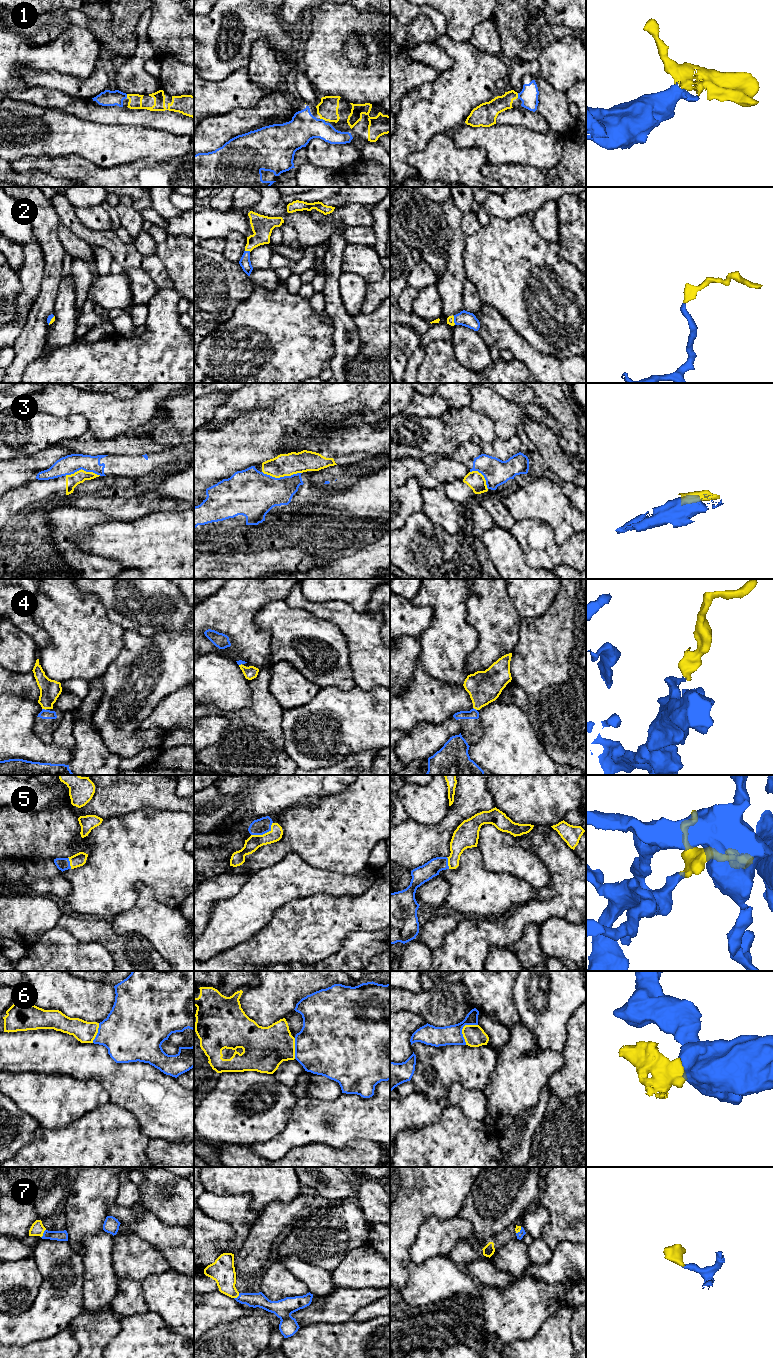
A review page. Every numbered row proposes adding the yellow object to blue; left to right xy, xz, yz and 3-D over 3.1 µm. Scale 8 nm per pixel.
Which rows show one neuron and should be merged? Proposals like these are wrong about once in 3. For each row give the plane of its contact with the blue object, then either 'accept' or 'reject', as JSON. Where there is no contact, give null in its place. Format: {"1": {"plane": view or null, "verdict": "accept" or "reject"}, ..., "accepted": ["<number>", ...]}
{"1": {"plane": "xz", "verdict": "accept"}, "2": {"plane": "yz", "verdict": "accept"}, "3": {"plane": "xz", "verdict": "reject"}, "4": {"plane": "xy", "verdict": "accept"}, "5": {"plane": "xz", "verdict": "accept"}, "6": {"plane": "yz", "verdict": "reject"}, "7": {"plane": "xy", "verdict": "accept"}, "accepted": ["1", "2", "4", "5", "7"]}

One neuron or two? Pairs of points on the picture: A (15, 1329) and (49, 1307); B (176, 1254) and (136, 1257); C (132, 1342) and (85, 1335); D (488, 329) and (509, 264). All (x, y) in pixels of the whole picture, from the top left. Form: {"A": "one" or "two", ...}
{"A": "one", "B": "two", "C": "two", "D": "two"}

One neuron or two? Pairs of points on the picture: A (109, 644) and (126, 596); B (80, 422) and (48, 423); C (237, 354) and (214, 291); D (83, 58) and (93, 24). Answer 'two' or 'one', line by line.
A: two
B: one
C: two
D: two

